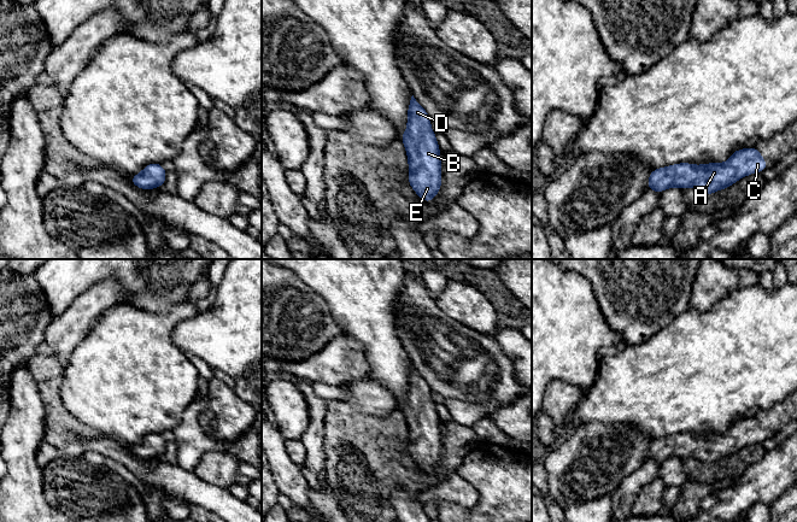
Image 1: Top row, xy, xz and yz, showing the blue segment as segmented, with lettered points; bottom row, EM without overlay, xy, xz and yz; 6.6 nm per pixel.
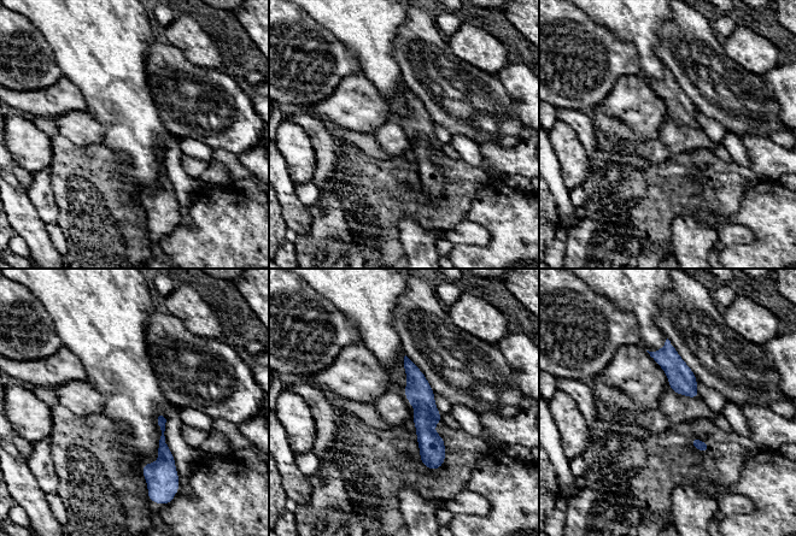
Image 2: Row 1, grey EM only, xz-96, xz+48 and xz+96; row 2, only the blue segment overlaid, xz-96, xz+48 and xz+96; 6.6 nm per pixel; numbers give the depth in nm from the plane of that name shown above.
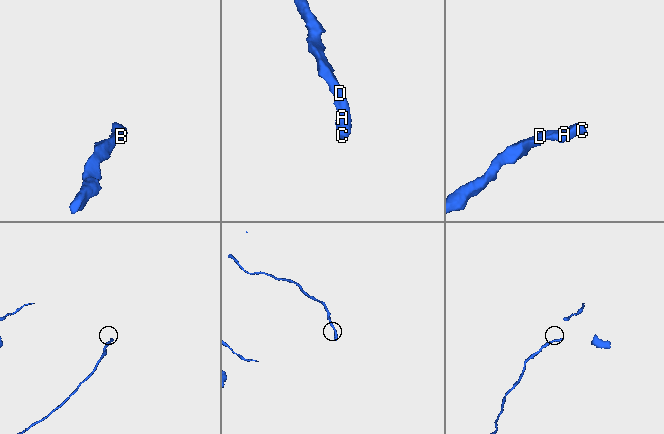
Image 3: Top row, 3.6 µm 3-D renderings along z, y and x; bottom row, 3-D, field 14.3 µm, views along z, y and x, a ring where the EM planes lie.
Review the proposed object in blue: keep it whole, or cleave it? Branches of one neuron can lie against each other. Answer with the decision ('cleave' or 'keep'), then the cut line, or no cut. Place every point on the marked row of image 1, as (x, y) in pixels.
keep; no cut

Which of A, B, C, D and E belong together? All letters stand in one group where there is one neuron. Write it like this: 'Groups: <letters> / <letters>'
Groups: A B C D E

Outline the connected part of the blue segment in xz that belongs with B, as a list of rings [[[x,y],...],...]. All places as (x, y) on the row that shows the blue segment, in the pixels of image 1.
[[[411,96],[408,110],[406,131],[399,137],[408,153],[409,183],[426,203],[433,200],[441,186],[441,162],[436,135],[430,128],[432,119]]]

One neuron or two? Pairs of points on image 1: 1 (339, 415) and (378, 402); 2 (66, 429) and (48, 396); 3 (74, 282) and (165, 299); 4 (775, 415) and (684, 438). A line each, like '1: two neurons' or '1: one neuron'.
1: two neurons
2: one neuron
3: one neuron
4: one neuron

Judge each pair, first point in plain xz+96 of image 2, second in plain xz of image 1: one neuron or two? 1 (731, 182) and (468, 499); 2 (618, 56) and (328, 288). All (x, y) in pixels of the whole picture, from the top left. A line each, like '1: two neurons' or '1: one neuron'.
1: two neurons
2: two neurons

